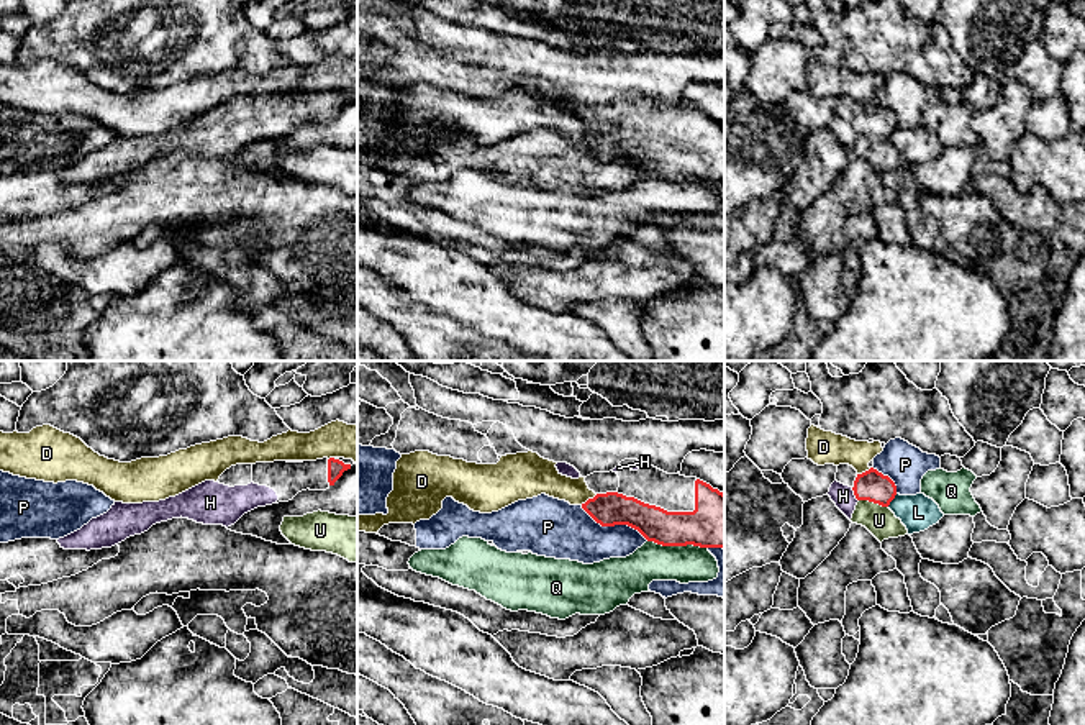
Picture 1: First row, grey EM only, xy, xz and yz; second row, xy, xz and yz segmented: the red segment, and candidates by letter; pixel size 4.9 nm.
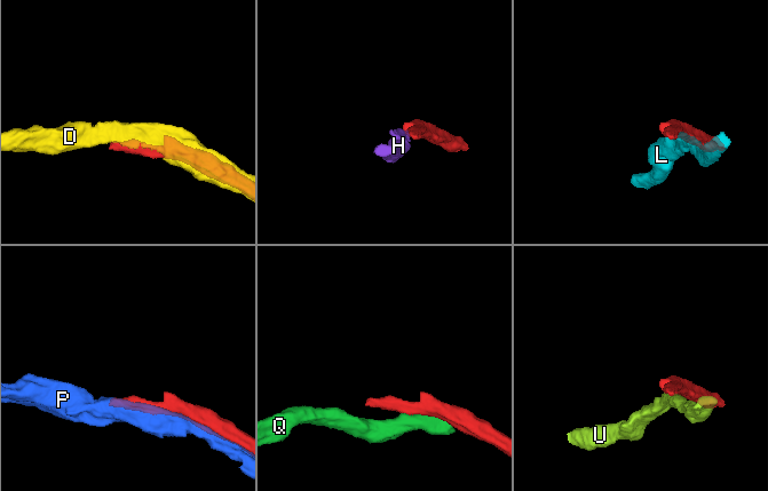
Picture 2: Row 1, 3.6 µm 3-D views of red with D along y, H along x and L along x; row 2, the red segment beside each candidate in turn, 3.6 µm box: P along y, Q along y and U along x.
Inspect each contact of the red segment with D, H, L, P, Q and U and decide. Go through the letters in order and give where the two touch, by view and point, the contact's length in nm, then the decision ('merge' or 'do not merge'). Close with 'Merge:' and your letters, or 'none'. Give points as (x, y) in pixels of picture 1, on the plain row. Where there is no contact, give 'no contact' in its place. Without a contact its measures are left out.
D: xz (589, 132) | 100 nm | do not merge
H: yz (854, 127) | 80 nm | merge
L: yz (892, 132) | 80 nm | do not merge
P: xz (615, 156) | 380 nm | do not merge
Q: xz (677, 177) | 300 nm | do not merge
U: yz (874, 135) | 150 nm | do not merge
Merge: H

